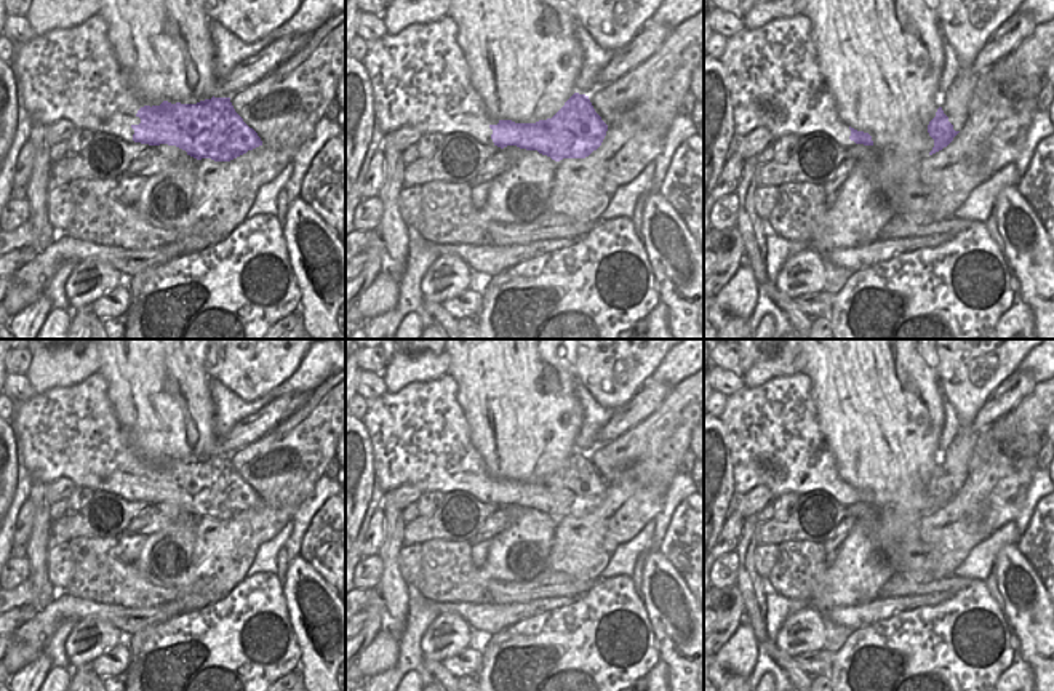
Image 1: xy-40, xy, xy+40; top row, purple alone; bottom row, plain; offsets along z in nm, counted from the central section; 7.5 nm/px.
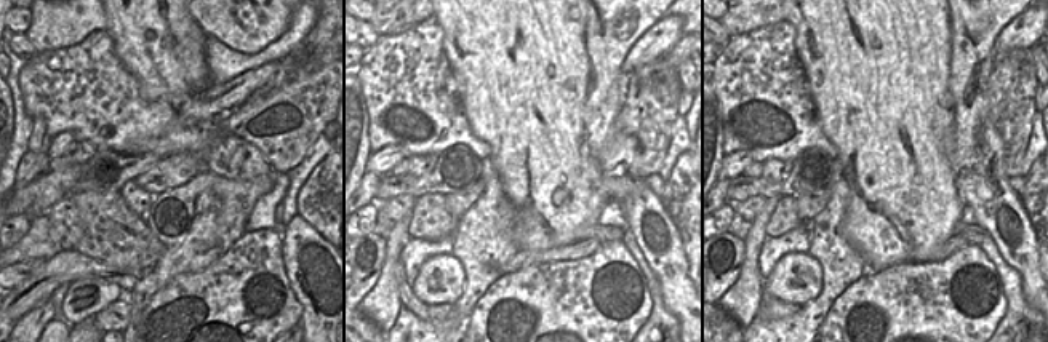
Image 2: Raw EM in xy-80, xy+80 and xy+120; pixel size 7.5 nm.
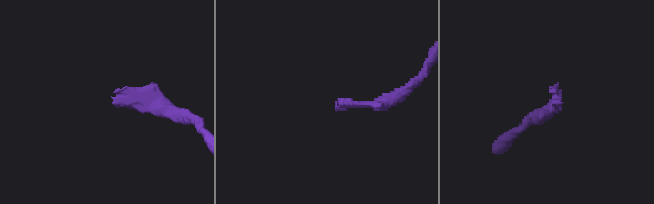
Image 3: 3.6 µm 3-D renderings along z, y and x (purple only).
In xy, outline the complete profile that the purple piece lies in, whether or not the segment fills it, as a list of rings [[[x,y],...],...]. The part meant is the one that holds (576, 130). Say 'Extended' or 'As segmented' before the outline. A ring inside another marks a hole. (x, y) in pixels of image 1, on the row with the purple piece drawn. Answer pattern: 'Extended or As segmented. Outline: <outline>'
As segmented. Outline: [[[574,93],[552,118],[536,123],[499,120],[489,128],[494,146],[537,150],[555,162],[589,157],[601,146],[608,131],[589,96],[579,93]]]

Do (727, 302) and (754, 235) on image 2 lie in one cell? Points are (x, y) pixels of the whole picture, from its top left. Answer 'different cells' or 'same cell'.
same cell

